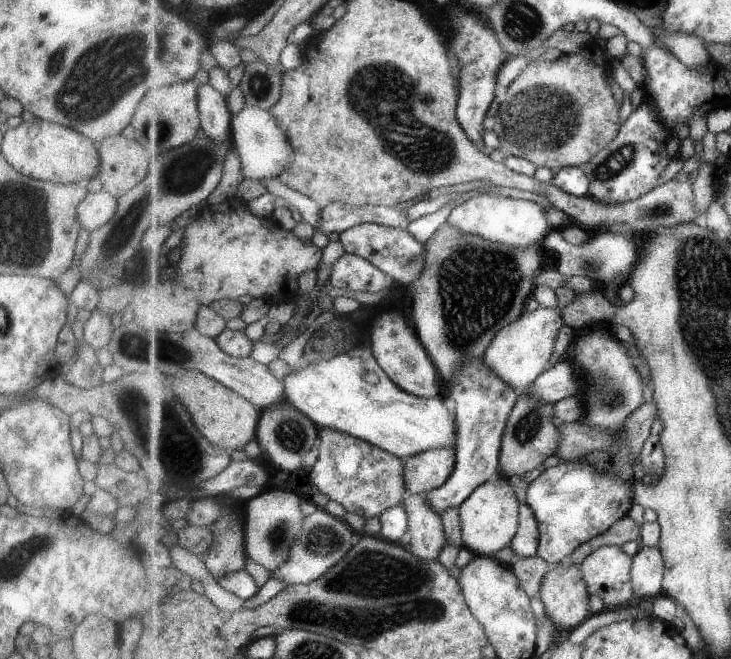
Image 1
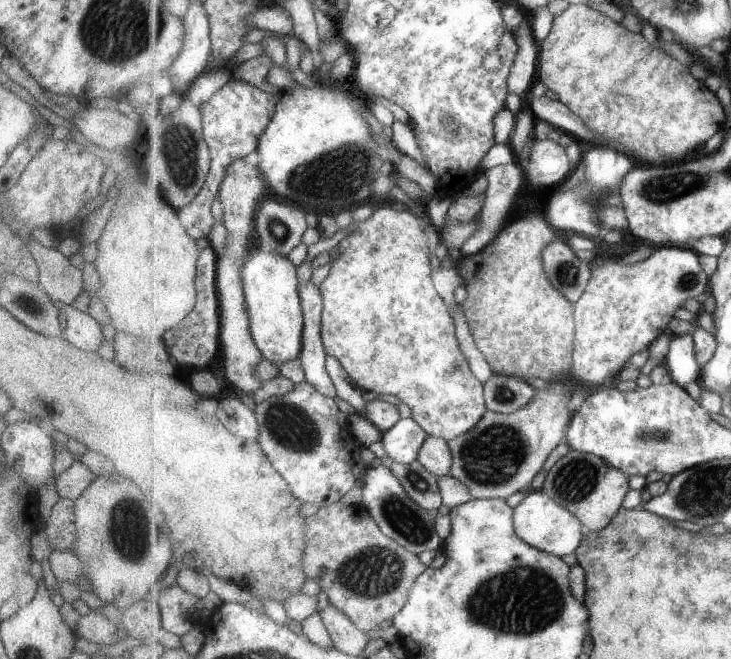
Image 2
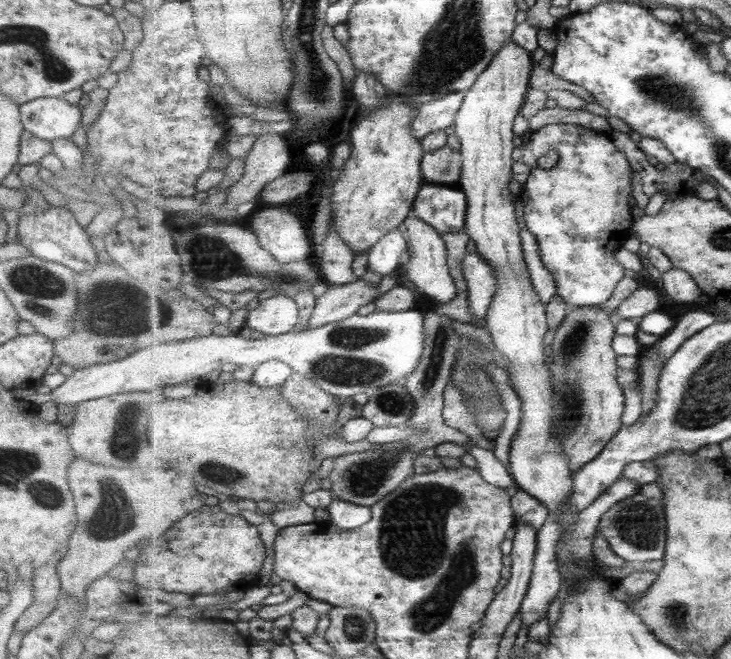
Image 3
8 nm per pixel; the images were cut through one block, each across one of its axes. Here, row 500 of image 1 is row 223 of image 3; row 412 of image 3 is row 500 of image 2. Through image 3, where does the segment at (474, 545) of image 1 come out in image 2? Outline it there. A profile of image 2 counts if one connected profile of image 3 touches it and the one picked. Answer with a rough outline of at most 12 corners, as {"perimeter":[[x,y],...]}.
{"perimeter":[[539,485],[514,508],[517,534],[558,557],[584,541],[581,519]]}

